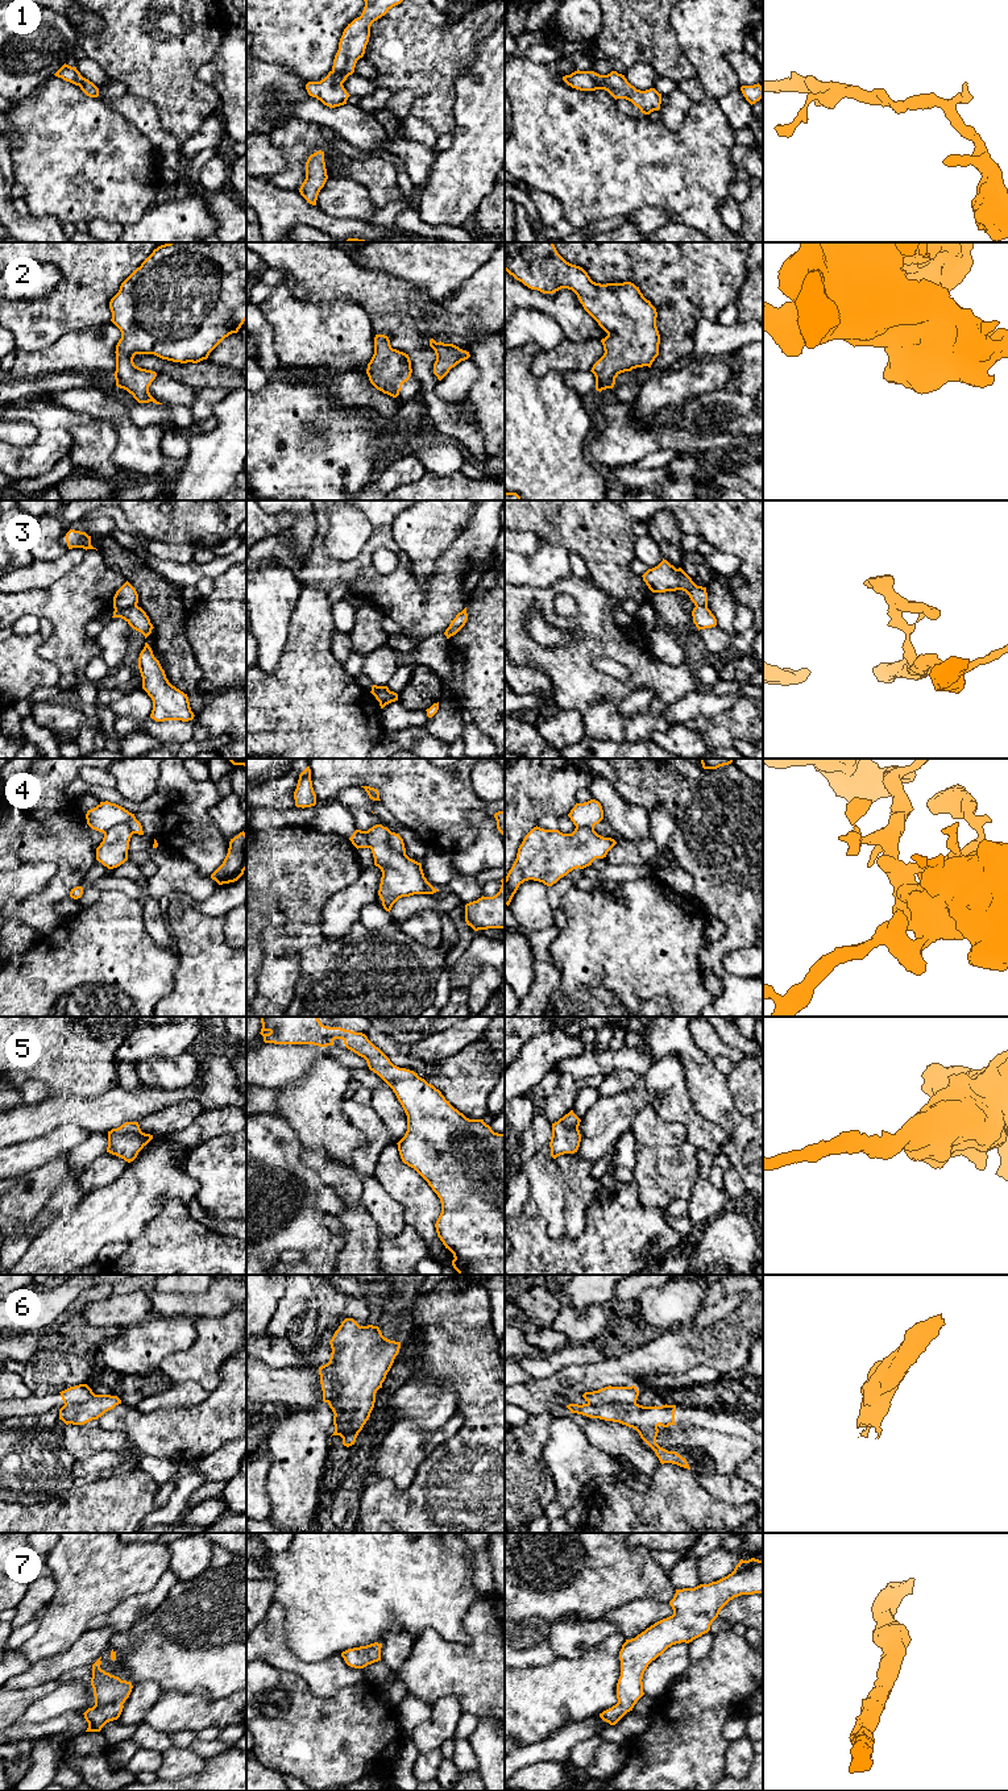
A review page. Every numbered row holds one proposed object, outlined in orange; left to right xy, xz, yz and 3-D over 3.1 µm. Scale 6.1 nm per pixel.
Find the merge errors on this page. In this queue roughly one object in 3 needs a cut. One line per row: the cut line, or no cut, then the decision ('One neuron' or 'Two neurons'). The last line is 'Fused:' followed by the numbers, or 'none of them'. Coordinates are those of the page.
1: No split. One neuron
2: No split. One neuron
3: Split along xy (136, 603), (115, 609). Two neurons
4: Split along xy (133, 832), (127, 825), (116, 823), (104, 834). Two neurons
5: No split. One neuron
6: Split along yz (588, 1401), (635, 1403). Two neurons
7: No split. One neuron
Fused: 3, 4, 6

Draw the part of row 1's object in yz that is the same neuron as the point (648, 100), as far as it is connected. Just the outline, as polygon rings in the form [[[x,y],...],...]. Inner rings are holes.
[[[574,71],[571,75],[563,76],[563,80],[572,88],[580,91],[605,90],[615,100],[626,99],[640,109],[642,113],[650,115],[660,109],[661,94],[655,88],[646,91],[636,90],[631,86],[625,75],[611,71],[607,75],[600,75],[594,71]]]

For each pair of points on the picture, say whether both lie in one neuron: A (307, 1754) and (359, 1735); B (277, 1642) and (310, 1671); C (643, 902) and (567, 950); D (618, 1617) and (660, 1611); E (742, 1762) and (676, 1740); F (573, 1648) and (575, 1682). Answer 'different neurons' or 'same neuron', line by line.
A: same neuron
B: same neuron
C: same neuron
D: same neuron
E: different neurons
F: different neurons

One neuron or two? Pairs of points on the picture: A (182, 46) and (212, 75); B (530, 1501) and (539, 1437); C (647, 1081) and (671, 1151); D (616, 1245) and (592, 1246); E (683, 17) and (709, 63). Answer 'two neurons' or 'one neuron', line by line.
A: two neurons
B: one neuron
C: two neurons
D: one neuron
E: one neuron

